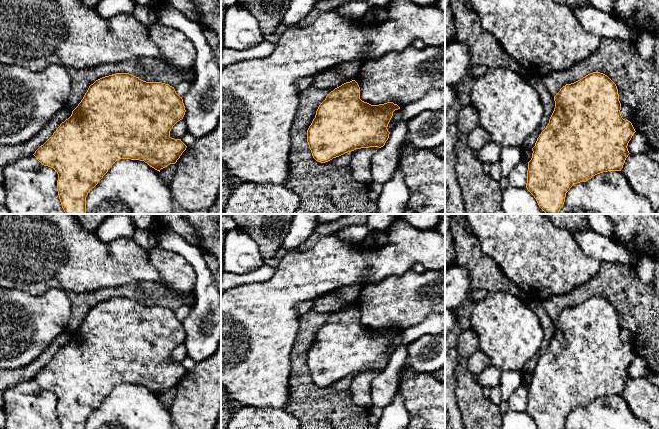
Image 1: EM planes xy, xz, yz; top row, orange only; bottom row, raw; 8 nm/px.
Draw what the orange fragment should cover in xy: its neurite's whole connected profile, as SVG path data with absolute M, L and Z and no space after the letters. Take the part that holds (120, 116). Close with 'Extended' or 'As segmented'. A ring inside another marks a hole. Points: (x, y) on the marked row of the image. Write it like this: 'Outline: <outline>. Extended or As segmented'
Outline: M129 73L112 74L96 80L89 86L81 102L72 111L71 116L60 124L53 135L43 145L41 145L33 155L42 165L51 167L57 172L57 191L65 214L86 214L86 197L88 193L98 184L98 182L117 160L131 159L144 161L150 167L159 172L168 165L175 164L177 162L182 153L186 150L187 146L181 141L181 139L171 138L170 131L178 121L183 119L185 112L186 110L182 97L180 97L176 93L174 87L170 86L169 84L162 82L146 82Z. As segmented

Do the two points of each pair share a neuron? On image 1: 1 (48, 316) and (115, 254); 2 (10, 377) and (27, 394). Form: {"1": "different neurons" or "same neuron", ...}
{"1": "different neurons", "2": "different neurons"}

